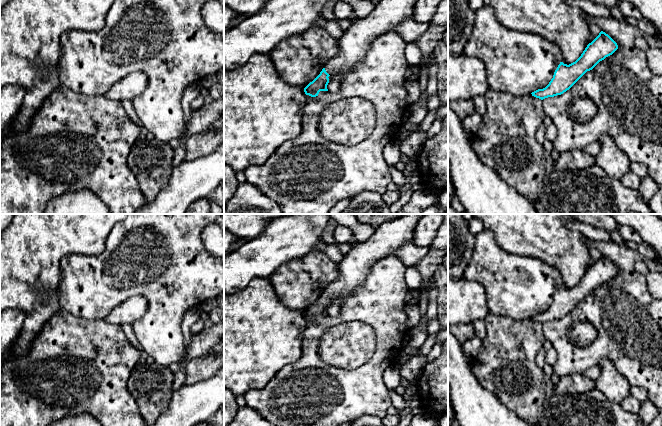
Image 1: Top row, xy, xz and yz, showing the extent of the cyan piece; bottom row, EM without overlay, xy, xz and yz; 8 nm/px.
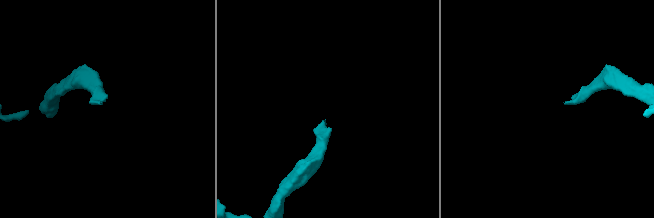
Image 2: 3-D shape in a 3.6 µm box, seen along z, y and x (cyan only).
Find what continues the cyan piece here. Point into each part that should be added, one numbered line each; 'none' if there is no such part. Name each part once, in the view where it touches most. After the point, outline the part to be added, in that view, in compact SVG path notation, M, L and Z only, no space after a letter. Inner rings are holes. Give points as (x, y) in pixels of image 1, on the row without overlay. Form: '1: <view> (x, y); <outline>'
1: xz (355, 267); M403 214L375 229L372 237L358 242L338 264L339 277L326 289L330 301L341 301L343 305L369 276L373 266L381 259L393 255L394 251L414 242L414 230L424 214Z

